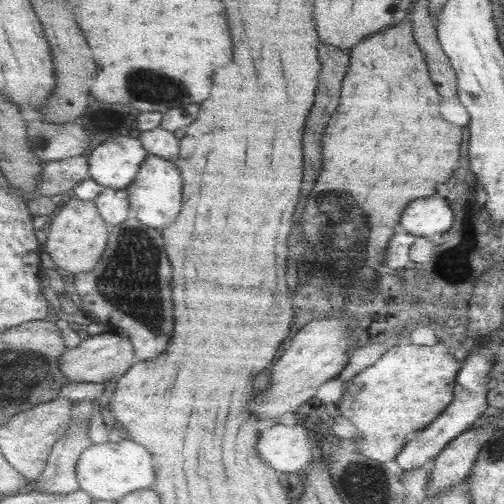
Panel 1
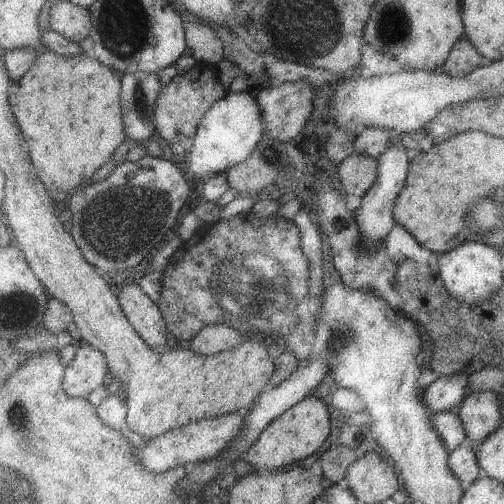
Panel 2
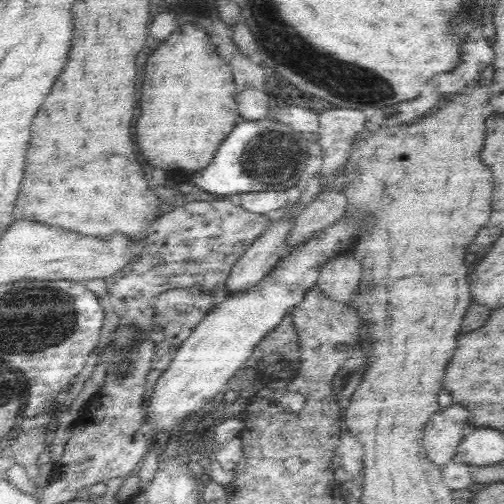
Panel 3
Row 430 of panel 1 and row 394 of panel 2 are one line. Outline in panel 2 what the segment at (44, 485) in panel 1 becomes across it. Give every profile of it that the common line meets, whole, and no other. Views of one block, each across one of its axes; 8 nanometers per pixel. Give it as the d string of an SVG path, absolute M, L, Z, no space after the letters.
M77 344L75 356L65 366L61 388L71 398L87 398L89 392L103 384L107 370L107 358L103 352L87 344Z

